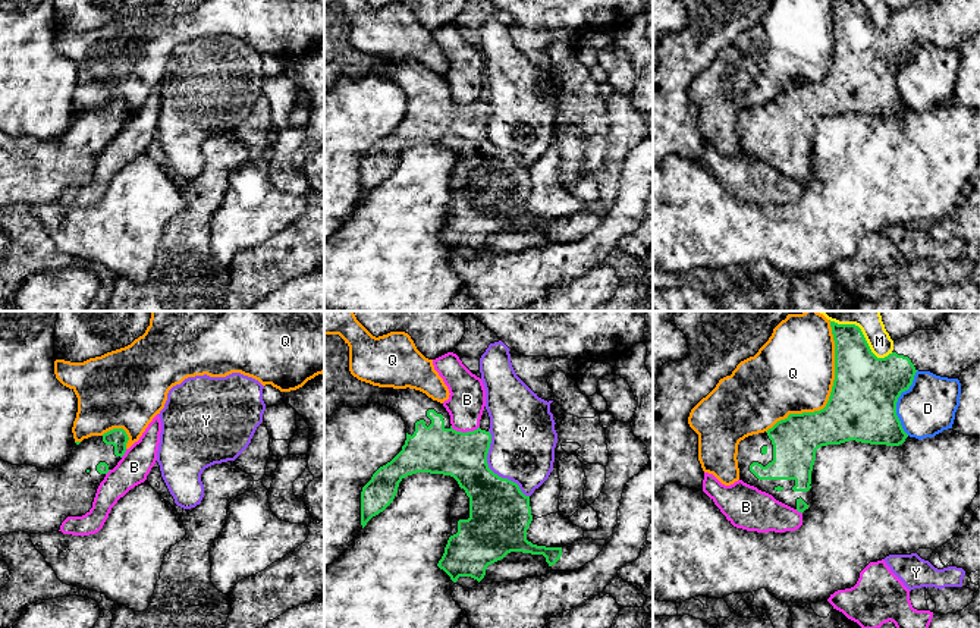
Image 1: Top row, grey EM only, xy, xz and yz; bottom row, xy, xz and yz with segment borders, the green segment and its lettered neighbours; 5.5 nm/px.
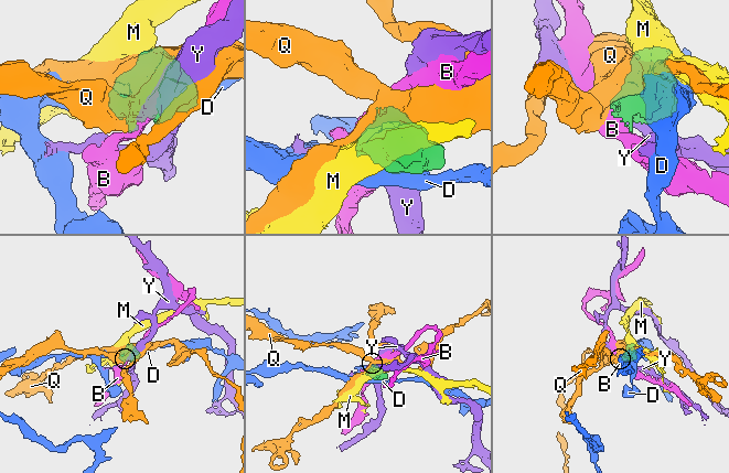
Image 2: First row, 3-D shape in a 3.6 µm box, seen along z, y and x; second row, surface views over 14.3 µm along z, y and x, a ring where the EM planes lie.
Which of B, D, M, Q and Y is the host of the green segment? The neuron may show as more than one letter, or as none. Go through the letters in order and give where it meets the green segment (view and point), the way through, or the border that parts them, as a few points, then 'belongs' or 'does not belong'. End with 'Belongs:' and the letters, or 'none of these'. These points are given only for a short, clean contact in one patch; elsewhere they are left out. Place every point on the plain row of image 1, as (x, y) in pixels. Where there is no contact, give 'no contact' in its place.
B: xz (464, 104) | does not belong
D: yz (897, 72) | does not belong
M: yz (870, 22) | does not belong
Q: yz (829, 68) | does not belong
Y: xz (490, 141) | does not belong
Belongs: none of these

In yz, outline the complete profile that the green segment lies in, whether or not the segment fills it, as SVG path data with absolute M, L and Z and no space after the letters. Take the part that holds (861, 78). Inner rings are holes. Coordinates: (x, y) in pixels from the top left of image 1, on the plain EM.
M832 0L835 12L835 51L826 78L814 84L789 85L764 104L745 109L738 116L739 151L772 166L776 172L807 183L813 178L811 142L816 122L827 116L841 116L849 112L899 117L908 106L896 87L896 73L902 63L913 56L917 43L930 43L940 48L959 50L961 44L980 34L980 0L935 0L917 1L893 13L893 23L877 29L861 0Z

